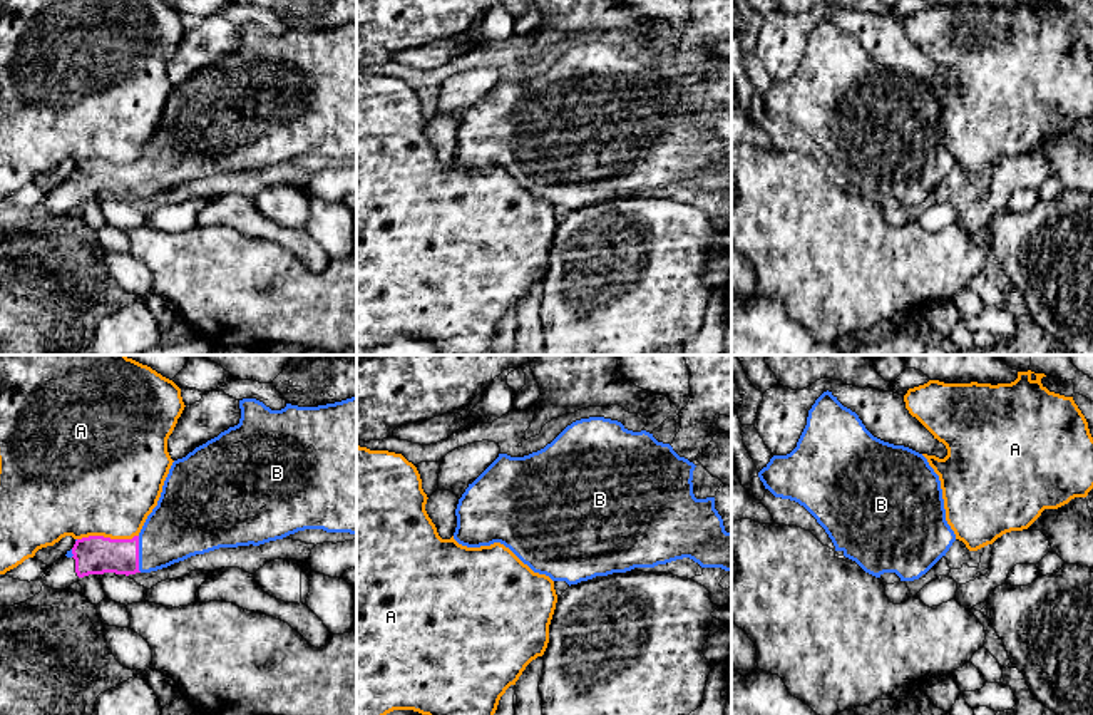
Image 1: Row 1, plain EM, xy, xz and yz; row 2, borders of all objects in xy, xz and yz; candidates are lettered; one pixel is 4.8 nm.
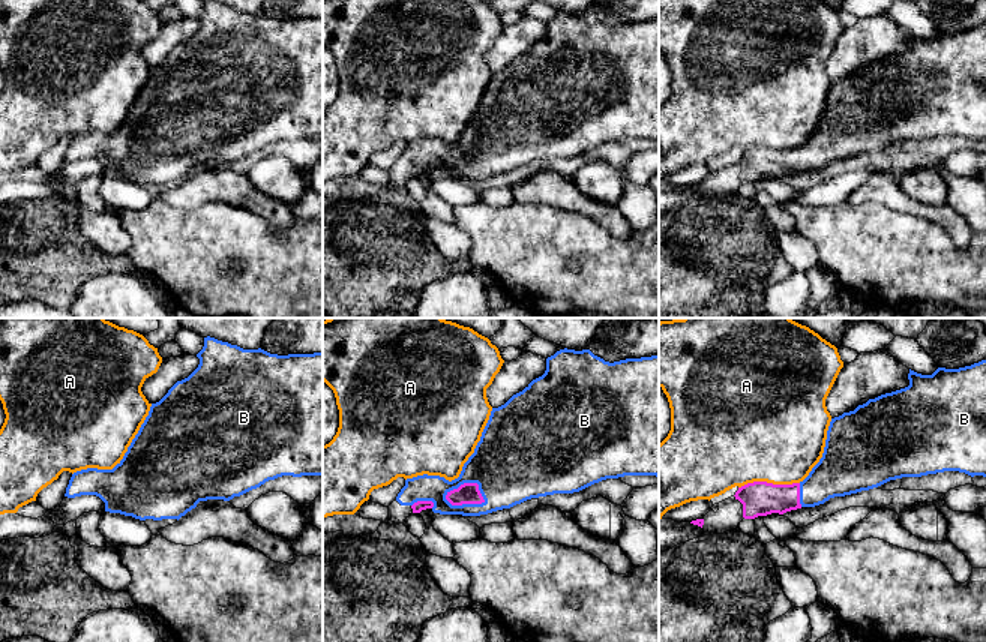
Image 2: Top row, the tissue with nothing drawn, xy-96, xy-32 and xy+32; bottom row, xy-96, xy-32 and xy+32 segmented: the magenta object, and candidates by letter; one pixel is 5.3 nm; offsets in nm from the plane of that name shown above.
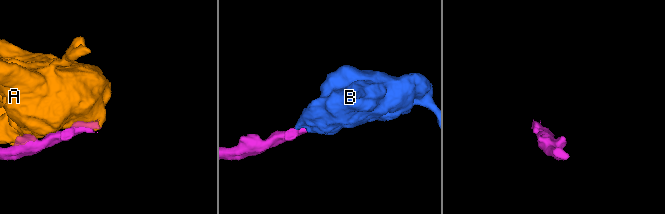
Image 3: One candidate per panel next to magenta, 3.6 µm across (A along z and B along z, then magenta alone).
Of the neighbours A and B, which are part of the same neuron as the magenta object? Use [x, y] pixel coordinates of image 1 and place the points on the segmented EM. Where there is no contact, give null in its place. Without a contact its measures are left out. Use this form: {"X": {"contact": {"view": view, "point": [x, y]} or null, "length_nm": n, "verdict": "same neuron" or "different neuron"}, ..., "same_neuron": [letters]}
{"A": {"contact": {"view": "xy", "point": [107, 538]}, "length_nm": 300, "verdict": "different neuron"}, "B": {"contact": {"view": "xy", "point": [138, 555]}, "length_nm": 180, "verdict": "same neuron"}, "same_neuron": ["B"]}

